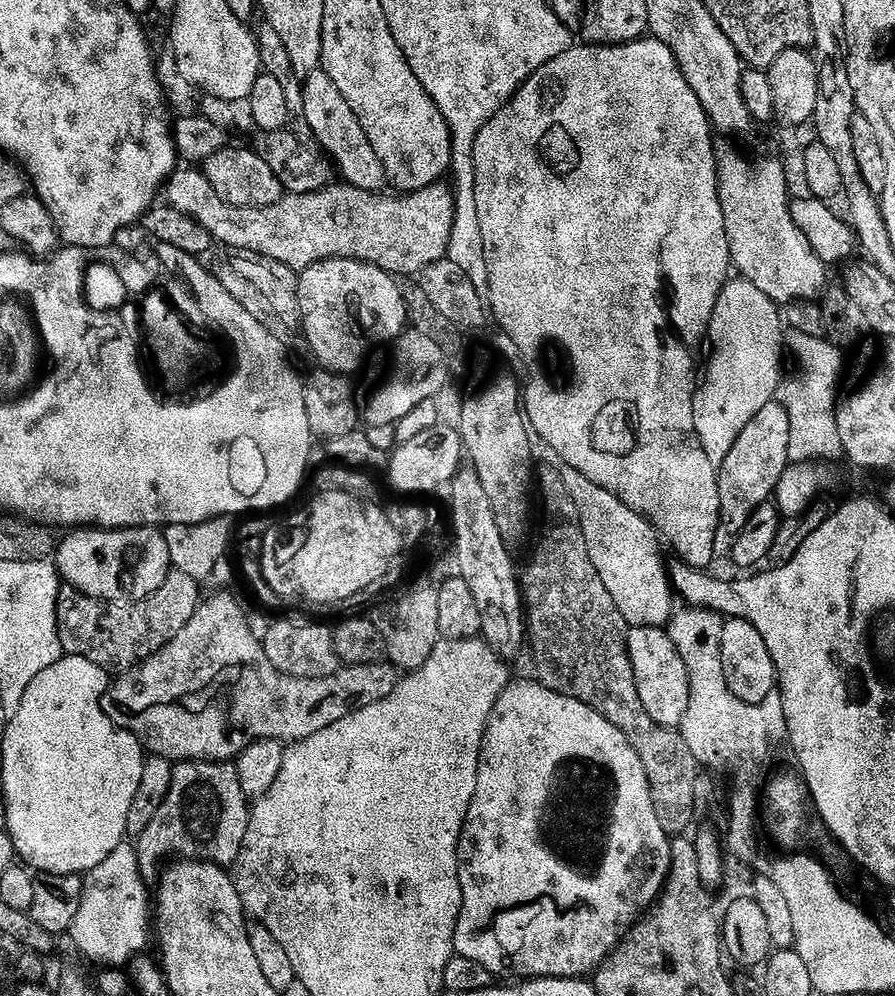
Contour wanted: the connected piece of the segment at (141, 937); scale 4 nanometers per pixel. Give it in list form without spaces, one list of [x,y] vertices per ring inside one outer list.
[[[130,842],[120,844],[114,854],[84,876],[82,902],[68,932],[92,961],[120,968],[145,951],[143,949],[148,942],[146,926],[150,924],[150,896],[147,896],[144,884],[135,845]]]

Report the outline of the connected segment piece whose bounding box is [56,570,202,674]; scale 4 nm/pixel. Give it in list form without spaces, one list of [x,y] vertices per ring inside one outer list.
[[[172,570],[169,571],[166,582],[162,582],[162,586],[158,590],[154,590],[154,594],[150,594],[144,600],[133,600],[123,604],[95,600],[82,594],[76,588],[61,587],[56,607],[60,645],[64,647],[67,655],[86,658],[109,674],[130,672],[150,659],[155,652],[160,652],[171,640],[178,638],[178,634],[182,634],[182,630],[186,630],[186,622],[190,622],[190,618],[194,618],[194,614],[202,603],[200,586],[202,584],[199,579],[191,577],[190,574]]]

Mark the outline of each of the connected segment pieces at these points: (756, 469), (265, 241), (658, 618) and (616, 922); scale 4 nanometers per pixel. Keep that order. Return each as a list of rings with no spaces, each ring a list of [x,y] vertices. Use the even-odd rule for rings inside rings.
[[[779,402],[762,406],[762,410],[754,414],[750,426],[738,434],[738,442],[734,442],[730,454],[726,454],[726,462],[718,466],[721,537],[737,537],[754,512],[773,499],[778,478],[782,478],[790,463],[789,454],[790,414],[786,414],[783,404]]]
[[[183,170],[169,176],[162,192],[169,208],[201,224],[217,245],[268,256],[297,273],[323,260],[362,260],[397,278],[419,277],[448,255],[455,222],[453,189],[437,182],[417,192],[388,195],[336,182],[320,192],[285,195],[269,208],[239,208],[218,196],[203,171]]]
[[[563,465],[560,477],[566,484],[569,498],[578,507],[590,560],[629,627],[664,628],[671,621],[676,606],[672,604],[674,589],[660,554],[660,540],[655,528],[612,492],[590,482],[581,471]]]
[[[531,679],[532,680],[520,680],[517,684],[516,681],[509,683],[494,706],[492,717],[488,723],[488,730],[484,734],[484,749],[480,751],[478,786],[476,787],[474,798],[472,799],[472,805],[468,811],[468,821],[464,824],[464,834],[460,837],[462,910],[458,914],[456,933],[454,934],[454,942],[456,943],[455,955],[481,963],[486,970],[493,974],[499,974],[499,972],[506,971],[507,968],[513,968],[514,971],[521,972],[521,977],[524,978],[584,978],[589,974],[595,973],[596,969],[619,948],[621,940],[623,940],[624,937],[627,936],[628,931],[636,925],[637,920],[641,919],[641,917],[647,913],[648,909],[659,900],[660,893],[664,890],[664,883],[668,880],[672,840],[670,839],[669,832],[662,826],[662,822],[658,822],[656,803],[652,797],[650,782],[646,778],[646,766],[642,766],[642,758],[638,758],[638,750],[634,750],[634,746],[630,746],[626,734],[622,734],[622,730],[618,730],[618,726],[614,726],[609,720],[602,718],[602,714],[598,714],[598,710],[594,710],[590,706],[586,706],[574,698],[563,696],[554,690],[550,690],[545,684],[540,683],[539,679]]]

